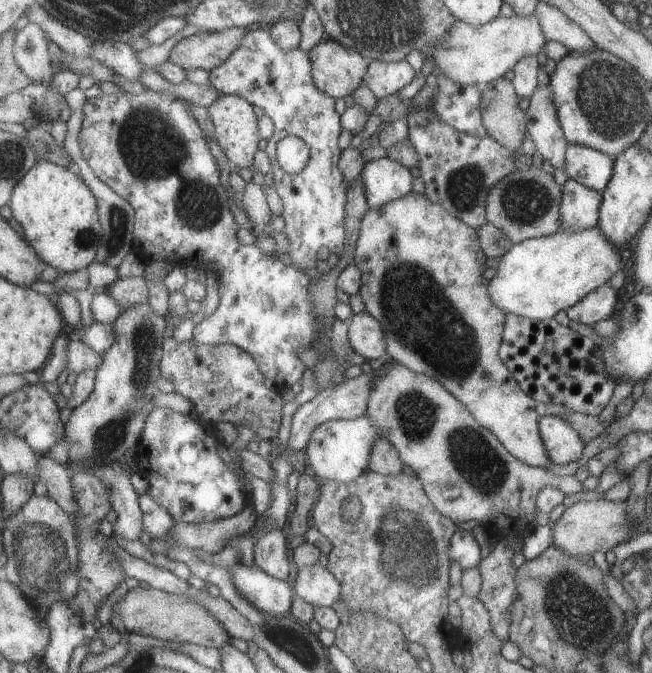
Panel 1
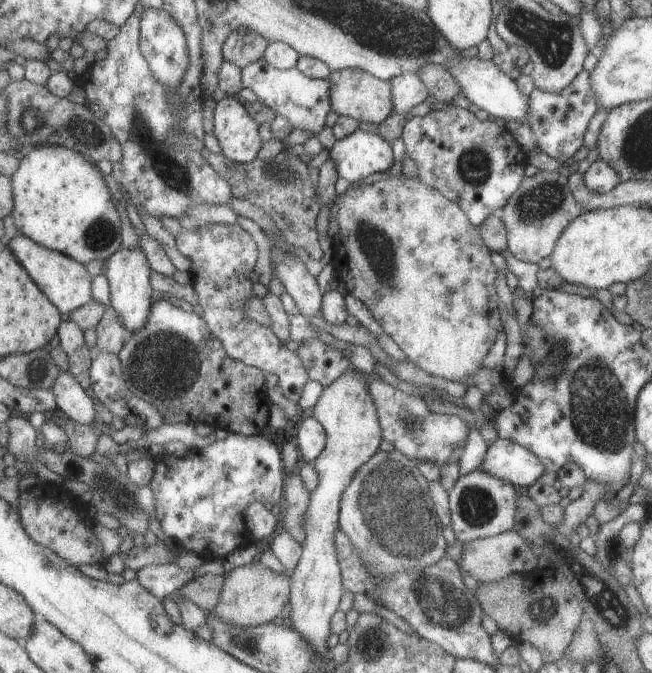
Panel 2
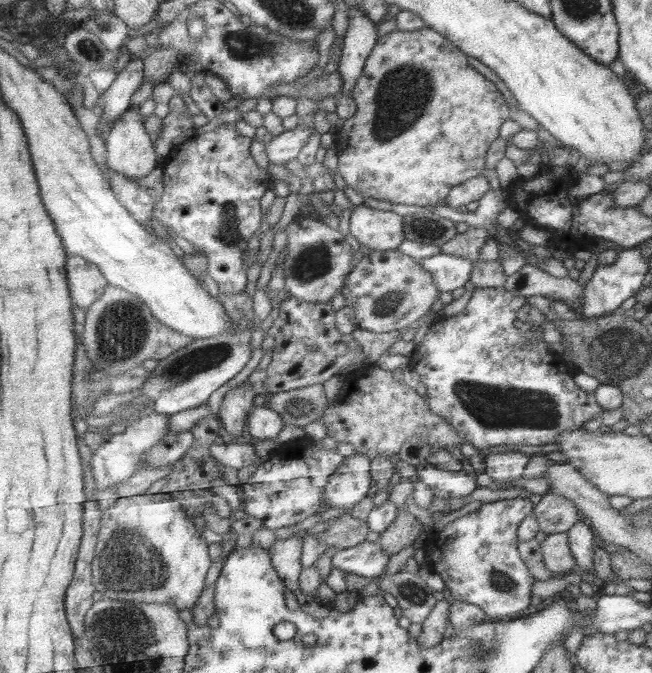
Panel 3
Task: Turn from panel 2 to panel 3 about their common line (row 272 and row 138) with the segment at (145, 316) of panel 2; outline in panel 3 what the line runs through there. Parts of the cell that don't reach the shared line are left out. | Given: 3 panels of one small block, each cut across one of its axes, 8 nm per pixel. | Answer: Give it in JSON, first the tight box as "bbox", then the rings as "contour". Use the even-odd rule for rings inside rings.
{"bbox":[105,105,160,180],"contour":[[[131,105],[129,110],[122,114],[105,135],[107,164],[115,172],[131,178],[131,180],[145,179],[158,167],[160,156],[155,150],[155,140],[151,138],[146,127],[146,116],[141,114],[139,105]]]}

